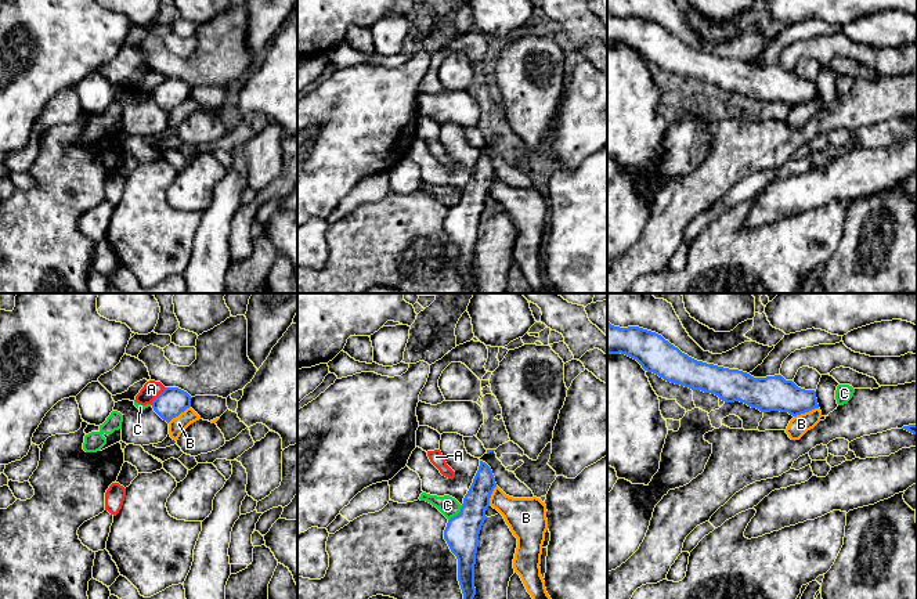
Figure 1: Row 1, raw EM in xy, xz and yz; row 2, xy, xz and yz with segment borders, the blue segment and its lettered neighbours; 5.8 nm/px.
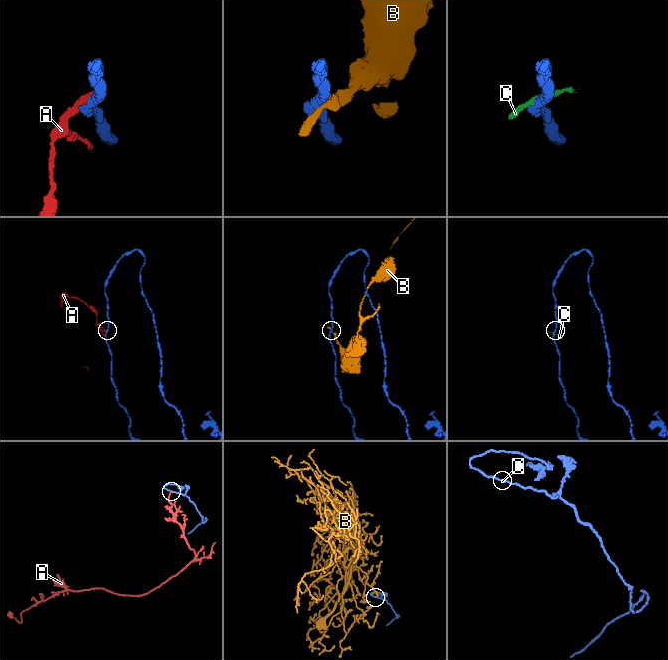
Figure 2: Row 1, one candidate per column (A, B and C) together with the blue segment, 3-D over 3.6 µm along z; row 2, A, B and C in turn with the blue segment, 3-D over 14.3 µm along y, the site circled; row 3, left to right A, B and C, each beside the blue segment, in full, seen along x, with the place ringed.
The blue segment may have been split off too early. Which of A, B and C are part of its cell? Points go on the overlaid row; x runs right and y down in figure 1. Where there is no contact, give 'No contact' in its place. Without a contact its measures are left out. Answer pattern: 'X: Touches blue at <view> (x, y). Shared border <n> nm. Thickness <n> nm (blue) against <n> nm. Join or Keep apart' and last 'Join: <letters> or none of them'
A: Touches blue at xy (158, 396). Shared border 140 nm. Thickness 170 nm (blue) against 100 nm. Keep apart
B: Touches blue at yz (805, 411). Shared border 160 nm. Thickness 200 nm (blue) against 110 nm. Keep apart
C: Touches blue at xz (458, 513). Shared border 130 nm. Thickness 190 nm (blue) against 110 nm. Keep apart
Join: none of them

